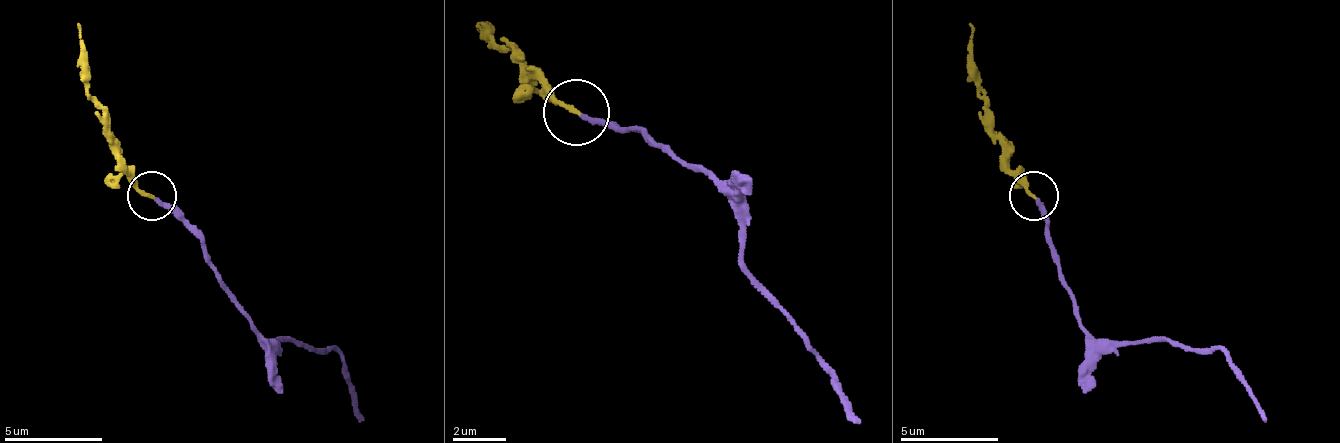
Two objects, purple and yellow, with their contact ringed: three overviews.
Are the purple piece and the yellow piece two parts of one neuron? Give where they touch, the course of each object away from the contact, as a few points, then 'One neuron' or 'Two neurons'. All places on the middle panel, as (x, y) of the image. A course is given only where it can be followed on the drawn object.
Place: (576, 112). Course of purple: (578, 113), (637, 127), (730, 193), (743, 272), (816, 358), (862, 424). Course of yellow: (578, 113), (478, 27). One neuron

